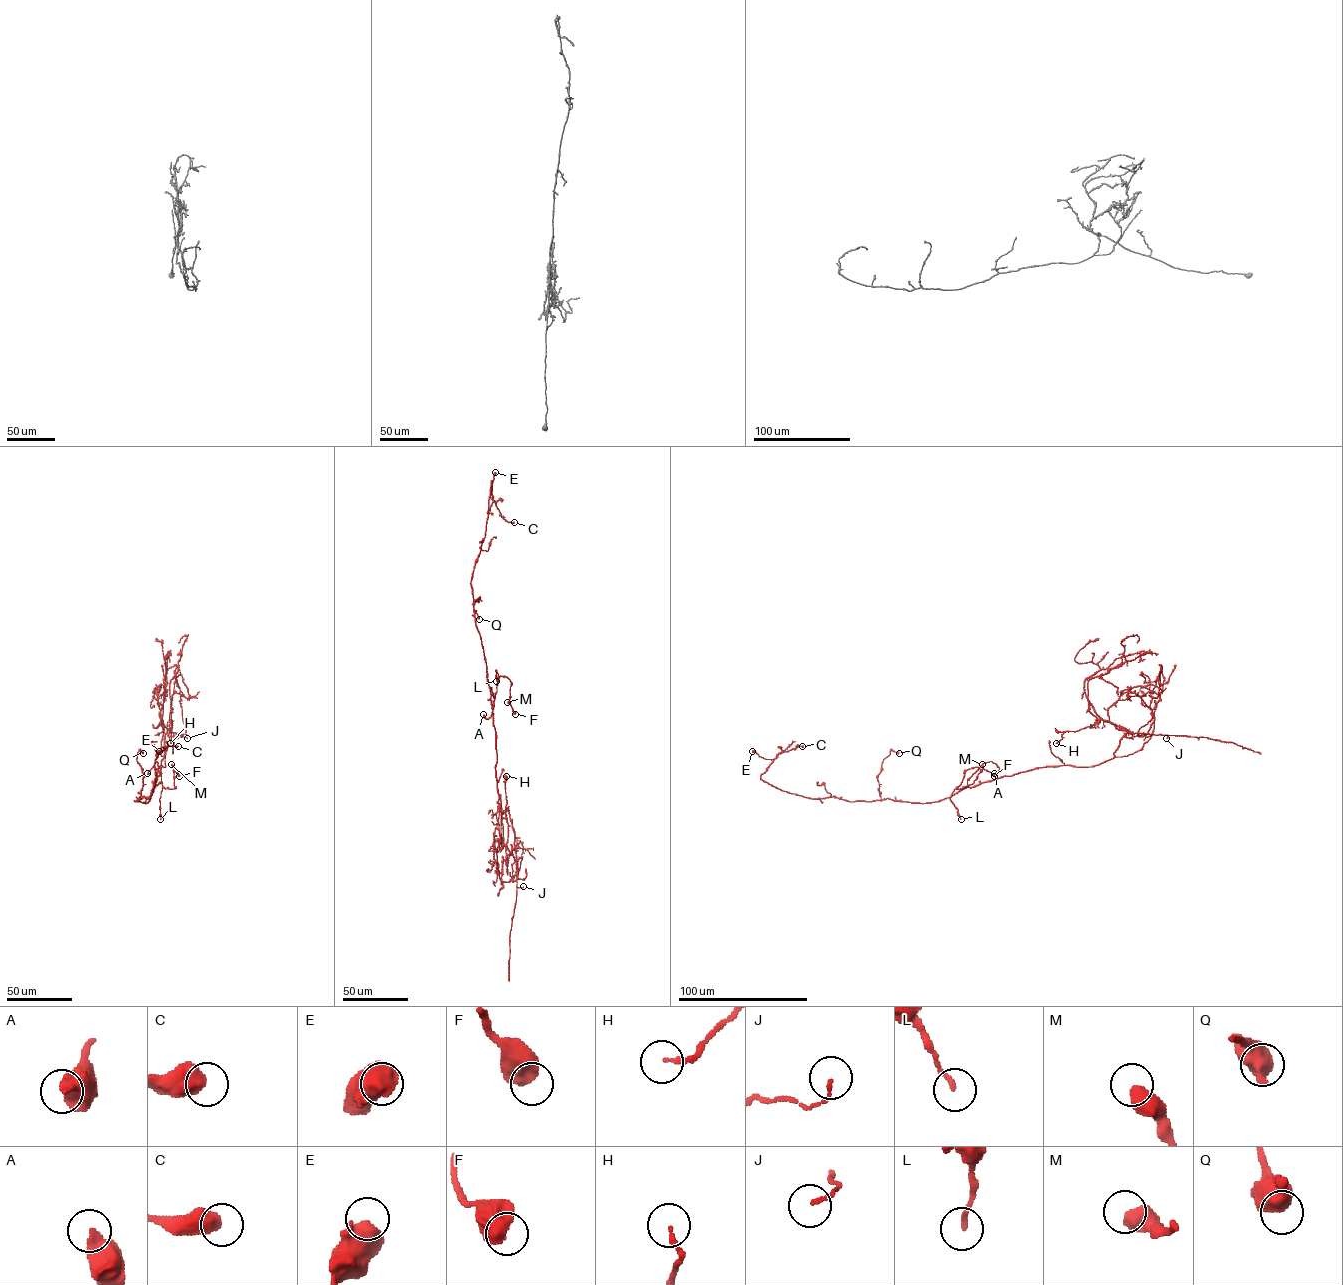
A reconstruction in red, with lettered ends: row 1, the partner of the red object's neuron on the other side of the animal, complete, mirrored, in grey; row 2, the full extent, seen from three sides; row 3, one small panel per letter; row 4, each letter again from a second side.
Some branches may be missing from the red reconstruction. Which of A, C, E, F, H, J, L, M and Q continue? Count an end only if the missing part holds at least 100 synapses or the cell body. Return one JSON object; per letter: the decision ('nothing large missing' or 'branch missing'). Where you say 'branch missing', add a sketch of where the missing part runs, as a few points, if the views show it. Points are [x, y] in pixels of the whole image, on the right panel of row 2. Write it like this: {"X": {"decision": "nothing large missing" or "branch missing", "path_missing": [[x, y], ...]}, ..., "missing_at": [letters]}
{"A": {"decision": "nothing large missing"}, "C": {"decision": "nothing large missing"}, "E": {"decision": "nothing large missing"}, "F": {"decision": "nothing large missing"}, "H": {"decision": "nothing large missing"}, "J": {"decision": "nothing large missing"}, "L": {"decision": "nothing large missing"}, "M": {"decision": "nothing large missing"}, "Q": {"decision": "nothing large missing"}, "missing_at": []}

